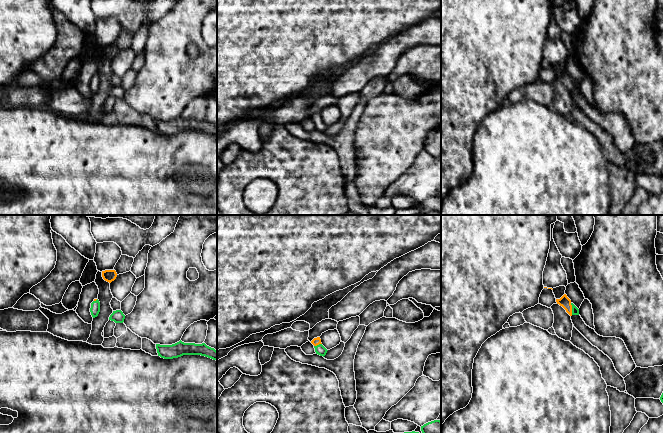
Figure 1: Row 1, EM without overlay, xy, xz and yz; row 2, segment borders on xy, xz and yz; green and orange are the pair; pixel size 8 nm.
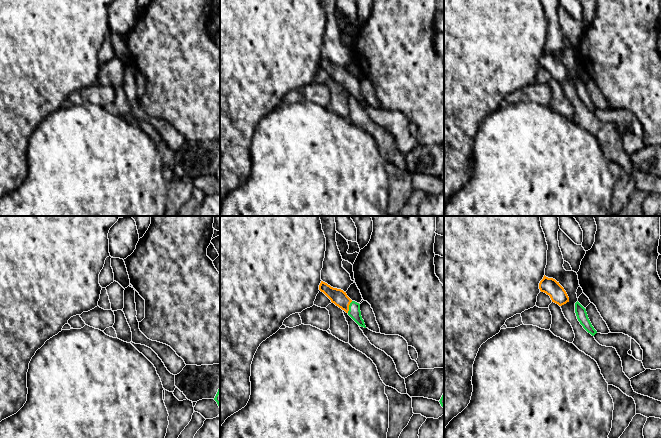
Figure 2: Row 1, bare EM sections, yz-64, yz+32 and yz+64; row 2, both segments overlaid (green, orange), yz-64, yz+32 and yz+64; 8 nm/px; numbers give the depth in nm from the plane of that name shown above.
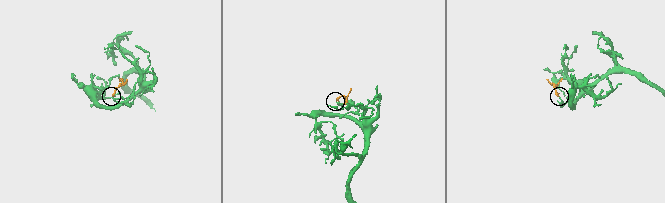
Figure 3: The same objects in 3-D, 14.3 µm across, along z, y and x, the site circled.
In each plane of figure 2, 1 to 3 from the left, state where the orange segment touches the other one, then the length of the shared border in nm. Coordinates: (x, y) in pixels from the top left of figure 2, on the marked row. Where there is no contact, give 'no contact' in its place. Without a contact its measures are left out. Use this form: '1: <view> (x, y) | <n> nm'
1: no contact
2: yz+32 (349, 307) | 100 nm
3: no contact

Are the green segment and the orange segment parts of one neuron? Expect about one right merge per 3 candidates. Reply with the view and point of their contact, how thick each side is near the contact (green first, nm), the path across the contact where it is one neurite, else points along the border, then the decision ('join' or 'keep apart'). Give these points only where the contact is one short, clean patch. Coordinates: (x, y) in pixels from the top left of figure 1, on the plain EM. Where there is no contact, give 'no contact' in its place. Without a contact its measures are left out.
meets green in yz at (572, 85); 60 nm thick on the green side, 90 nm on the other; runs through yz (575, 87), (572, 85), (564, 77); join

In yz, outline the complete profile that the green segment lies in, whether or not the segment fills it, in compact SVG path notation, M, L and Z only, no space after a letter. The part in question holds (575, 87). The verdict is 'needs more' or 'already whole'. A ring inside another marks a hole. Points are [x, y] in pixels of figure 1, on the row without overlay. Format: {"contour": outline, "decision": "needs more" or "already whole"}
{"contour": "M564 70L560 75L556 75L556 78L562 82L570 92L579 91L579 85L571 78L566 70Z", "decision": "needs more"}

